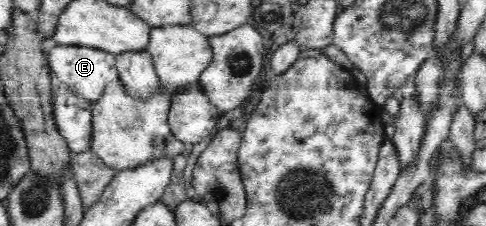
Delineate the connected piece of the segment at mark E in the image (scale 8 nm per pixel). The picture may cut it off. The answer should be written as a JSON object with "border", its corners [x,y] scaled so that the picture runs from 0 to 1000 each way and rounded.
{"border":[[[113,199],[97,243],[103,310],[130,363],[130,381],[181,447],[198,447],[218,381],[243,345],[237,243],[218,221],[158,199]]]}

